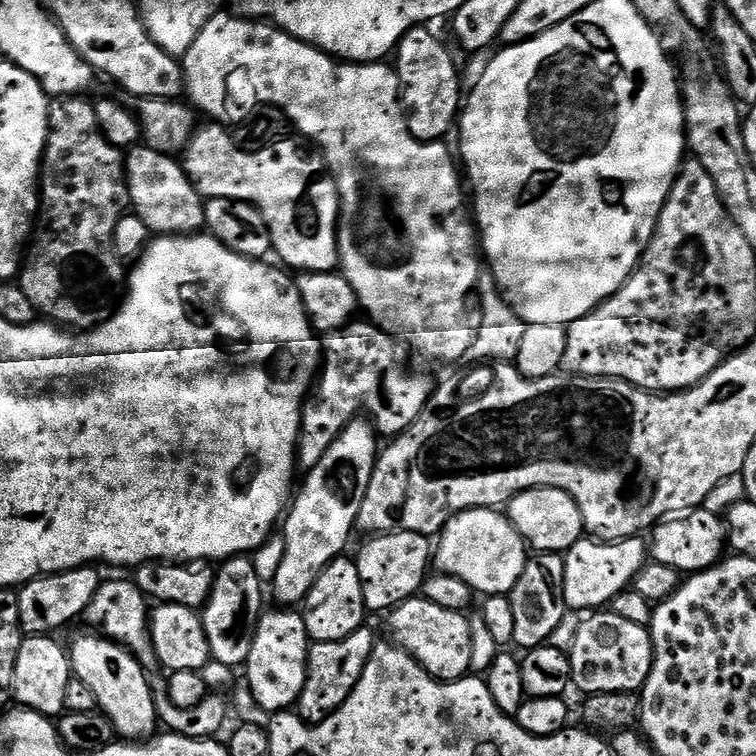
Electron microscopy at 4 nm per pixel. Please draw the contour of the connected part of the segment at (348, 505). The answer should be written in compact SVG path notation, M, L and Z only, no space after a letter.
M354 419L322 456L318 465L307 471L307 478L291 501L283 521L282 563L270 582L270 590L272 588L275 600L280 603L277 605L284 608L301 605L326 565L343 553L341 551L351 532L355 531L358 512L373 477L380 453L378 442L375 425L369 419Z

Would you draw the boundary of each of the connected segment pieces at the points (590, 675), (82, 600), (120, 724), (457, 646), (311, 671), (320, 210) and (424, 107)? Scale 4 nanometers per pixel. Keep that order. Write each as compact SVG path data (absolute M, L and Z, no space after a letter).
M596 610L581 619L570 655L572 683L585 697L599 692L639 693L652 669L652 633L614 611Z
M96 566L75 568L69 572L55 572L52 576L37 576L28 581L18 592L18 618L20 628L29 636L56 634L59 628L71 620L80 620L90 606L94 594L98 594L102 583L101 569Z
M103 634L80 636L70 644L70 659L75 679L86 682L94 698L98 698L98 709L107 720L112 721L117 737L128 742L140 742L151 737L158 728L156 715L156 692L148 681L145 665L139 664L135 656L121 644L115 644Z
M413 598L391 609L386 619L391 643L410 653L435 680L463 680L469 675L472 625L465 613L442 610L442 606L434 606L434 602Z
M359 628L338 642L313 643L309 647L306 686L298 701L298 715L309 726L326 722L326 718L333 716L344 705L346 698L350 698L354 686L358 686L362 670L366 670L366 662L370 662L370 654L378 643L377 637L372 637L370 628Z
M208 122L205 128L200 126L193 131L192 139L182 153L184 173L192 180L192 185L208 200L230 198L255 206L262 218L266 218L272 239L272 252L280 255L289 269L296 268L300 272L337 271L340 251L336 245L336 225L340 222L340 195L335 179L326 174L324 157L315 147L296 138L277 140L267 148L245 150L233 137L232 140L228 137L224 127L220 122Z
M417 26L400 39L394 52L394 67L400 80L400 103L408 132L415 140L440 142L457 127L462 92L460 96L460 72L451 50L430 29Z

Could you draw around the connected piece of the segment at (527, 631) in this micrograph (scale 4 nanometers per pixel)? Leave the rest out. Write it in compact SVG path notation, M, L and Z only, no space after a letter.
M559 552L533 555L522 570L522 578L512 588L510 599L514 606L514 638L512 644L520 650L537 648L549 643L558 622L565 614L564 556Z

